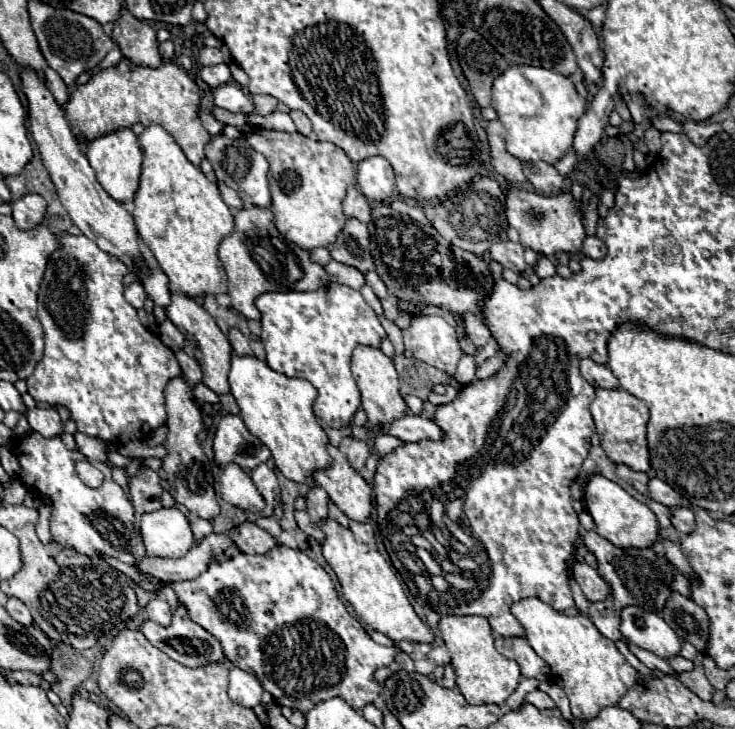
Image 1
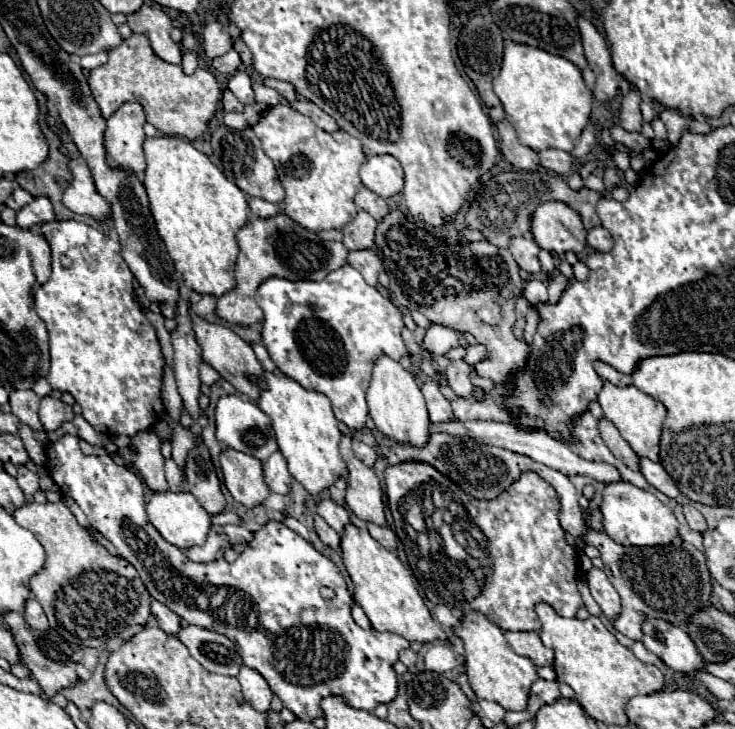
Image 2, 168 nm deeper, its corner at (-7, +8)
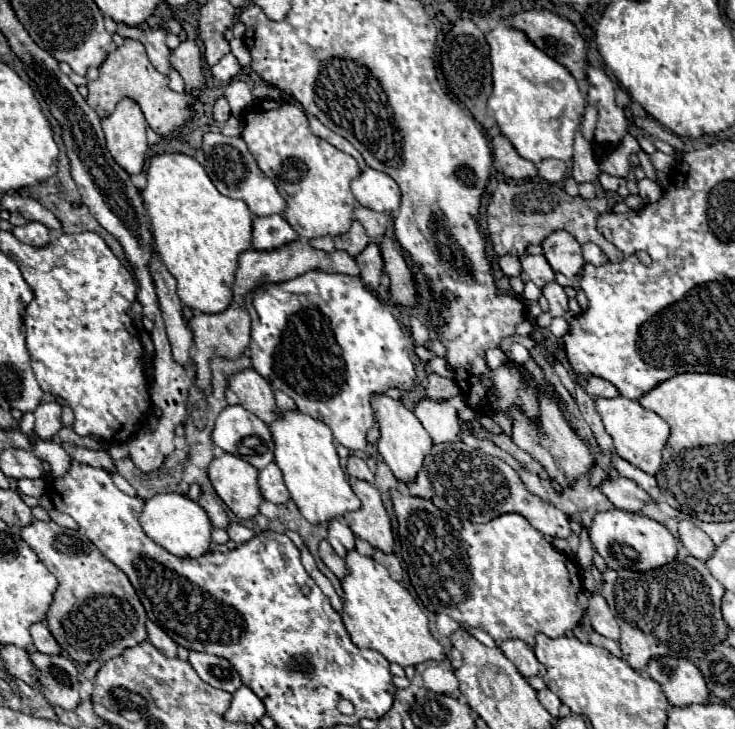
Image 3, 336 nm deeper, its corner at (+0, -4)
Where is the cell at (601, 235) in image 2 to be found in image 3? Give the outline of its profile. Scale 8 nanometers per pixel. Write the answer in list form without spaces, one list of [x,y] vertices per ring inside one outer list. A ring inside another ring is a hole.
[[[591,242],[583,246],[583,258],[585,258],[585,262],[595,264],[595,266],[599,266],[599,264],[605,264],[605,262],[607,262],[607,256],[601,252],[601,248],[599,248],[599,246],[595,246],[595,244],[591,244]]]

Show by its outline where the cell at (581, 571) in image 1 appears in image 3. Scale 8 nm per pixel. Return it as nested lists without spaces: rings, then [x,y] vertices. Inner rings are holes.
[[[595,594],[593,598],[589,598],[589,608],[587,608],[591,626],[595,632],[599,632],[605,638],[611,640],[619,640],[619,626],[615,616],[611,614],[605,598],[601,594]]]

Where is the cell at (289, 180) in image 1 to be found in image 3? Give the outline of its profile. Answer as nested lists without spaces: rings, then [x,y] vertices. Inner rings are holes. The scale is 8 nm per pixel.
[[[261,100],[245,114],[243,124],[241,138],[249,146],[261,172],[275,182],[287,200],[285,218],[293,230],[307,240],[345,234],[351,228],[355,208],[355,196],[349,184],[361,174],[355,158],[315,136],[309,130],[305,112],[291,102]]]

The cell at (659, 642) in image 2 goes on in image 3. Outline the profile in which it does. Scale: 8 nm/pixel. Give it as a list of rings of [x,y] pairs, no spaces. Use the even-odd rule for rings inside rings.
[[[653,658],[647,666],[649,676],[661,684],[667,700],[673,706],[707,704],[709,690],[701,670],[689,660]]]

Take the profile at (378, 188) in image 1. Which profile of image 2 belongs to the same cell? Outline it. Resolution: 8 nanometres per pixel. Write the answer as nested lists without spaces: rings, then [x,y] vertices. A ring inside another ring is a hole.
[[[370,156],[366,164],[360,168],[360,178],[366,188],[376,192],[382,198],[390,198],[402,192],[404,186],[404,172],[400,162],[390,156]]]

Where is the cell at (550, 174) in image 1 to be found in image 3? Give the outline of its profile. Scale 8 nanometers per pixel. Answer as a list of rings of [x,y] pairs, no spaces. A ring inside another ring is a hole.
[[[547,158],[547,160],[541,160],[537,164],[539,168],[539,176],[543,176],[547,182],[561,182],[565,176],[567,176],[567,164],[561,162],[561,160],[555,160],[555,158]]]

